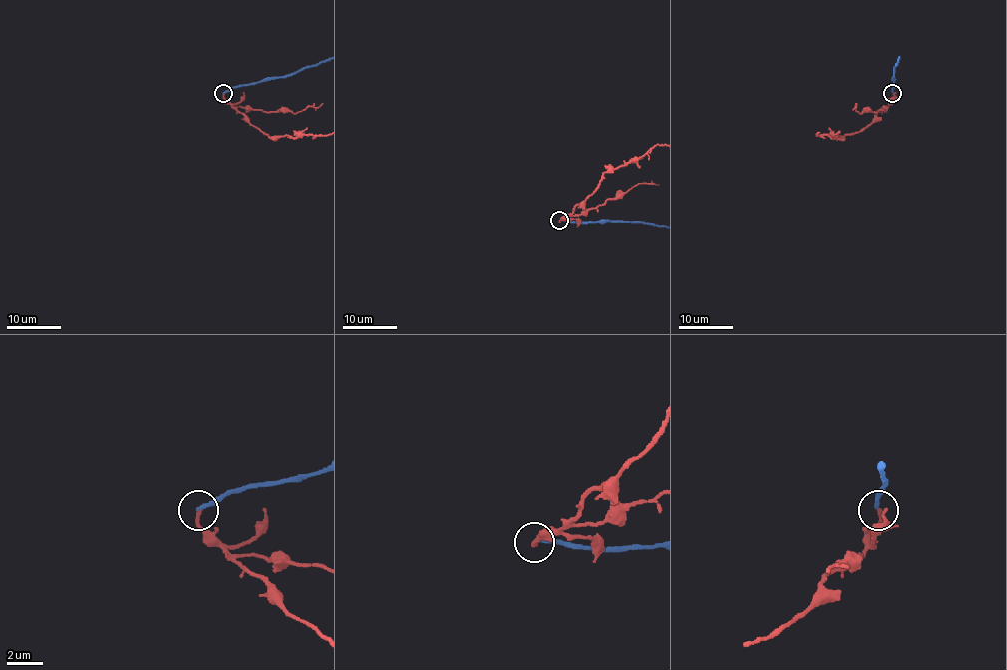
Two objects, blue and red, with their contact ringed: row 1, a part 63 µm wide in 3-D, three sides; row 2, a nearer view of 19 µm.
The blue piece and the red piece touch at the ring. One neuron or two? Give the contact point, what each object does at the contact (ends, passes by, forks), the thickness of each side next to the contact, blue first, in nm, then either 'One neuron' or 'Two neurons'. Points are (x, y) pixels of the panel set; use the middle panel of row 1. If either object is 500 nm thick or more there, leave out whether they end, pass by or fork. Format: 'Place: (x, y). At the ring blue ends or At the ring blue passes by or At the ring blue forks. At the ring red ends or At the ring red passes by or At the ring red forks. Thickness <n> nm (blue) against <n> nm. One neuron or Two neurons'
Place: (559, 220). At the ring blue ends. At the ring red ends. Thickness 200 nm (blue) against 240 nm. Two neurons

